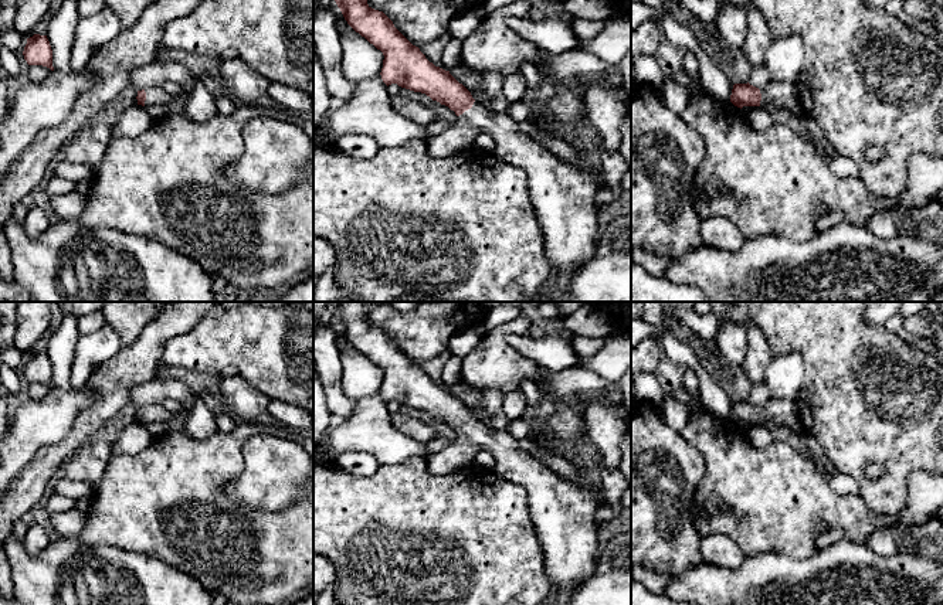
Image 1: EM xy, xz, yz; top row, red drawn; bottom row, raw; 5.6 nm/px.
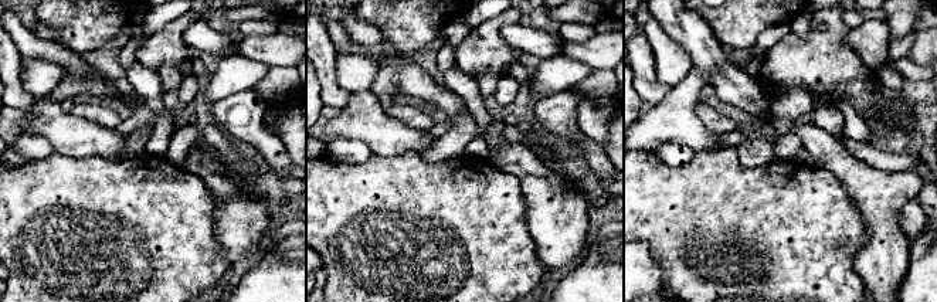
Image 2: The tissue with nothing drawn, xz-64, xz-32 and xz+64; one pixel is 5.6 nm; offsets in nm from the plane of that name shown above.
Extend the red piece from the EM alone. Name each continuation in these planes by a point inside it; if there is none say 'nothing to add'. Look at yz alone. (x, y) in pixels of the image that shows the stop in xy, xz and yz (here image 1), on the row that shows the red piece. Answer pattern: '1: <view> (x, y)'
1: yz (782, 94)

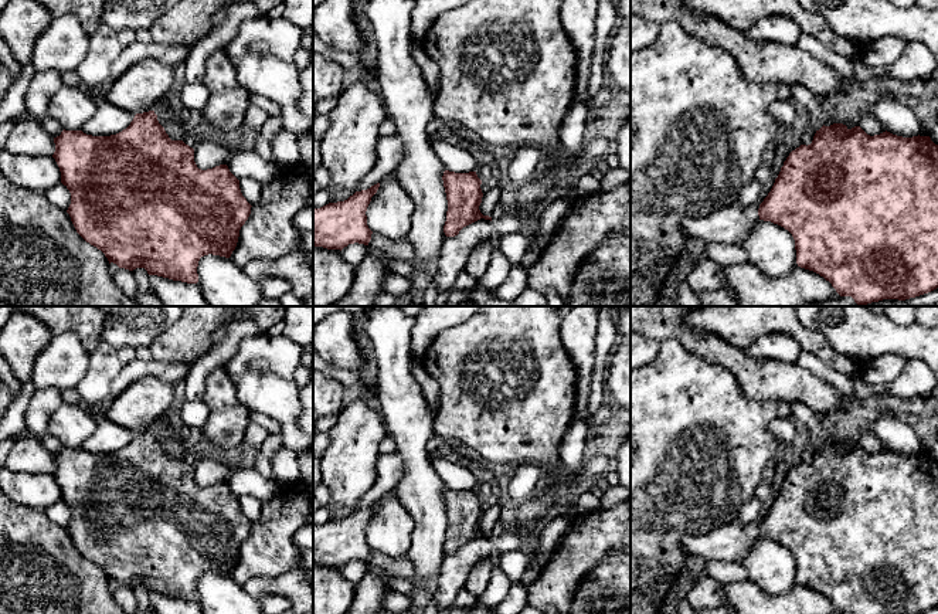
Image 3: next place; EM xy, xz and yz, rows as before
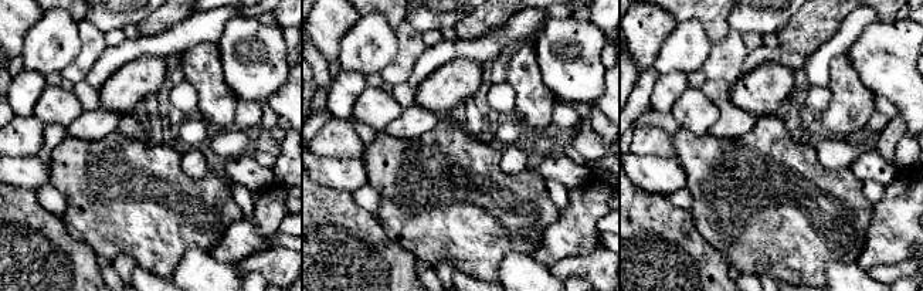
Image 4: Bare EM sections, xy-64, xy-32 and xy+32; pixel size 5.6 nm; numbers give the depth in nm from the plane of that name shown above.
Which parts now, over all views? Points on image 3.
nothing to add

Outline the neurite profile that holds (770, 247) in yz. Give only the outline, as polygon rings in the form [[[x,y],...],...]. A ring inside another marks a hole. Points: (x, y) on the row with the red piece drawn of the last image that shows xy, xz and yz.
[[[755,221],[741,247],[748,262],[768,278],[779,278],[798,268],[792,234],[771,221]]]

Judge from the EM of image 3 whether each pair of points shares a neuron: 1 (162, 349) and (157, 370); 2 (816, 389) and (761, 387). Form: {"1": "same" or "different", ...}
{"1": "different", "2": "same"}

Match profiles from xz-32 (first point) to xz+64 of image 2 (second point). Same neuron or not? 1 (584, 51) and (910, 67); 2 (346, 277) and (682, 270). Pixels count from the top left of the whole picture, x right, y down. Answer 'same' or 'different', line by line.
1: different
2: same

